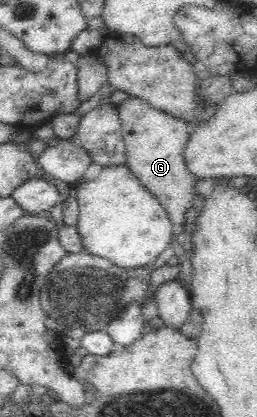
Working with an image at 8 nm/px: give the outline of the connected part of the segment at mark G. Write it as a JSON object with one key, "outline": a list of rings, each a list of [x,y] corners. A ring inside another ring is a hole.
{"outline":[[[133,96],[121,101],[116,106],[116,111],[124,136],[129,171],[155,197],[157,203],[169,216],[171,223],[183,225],[187,209],[196,207],[200,203],[200,197],[194,195],[196,181],[197,184],[204,184],[203,181],[189,175],[187,167],[183,165],[183,150],[191,131],[187,127],[187,121],[183,117],[175,117],[153,108],[146,100]]]}

